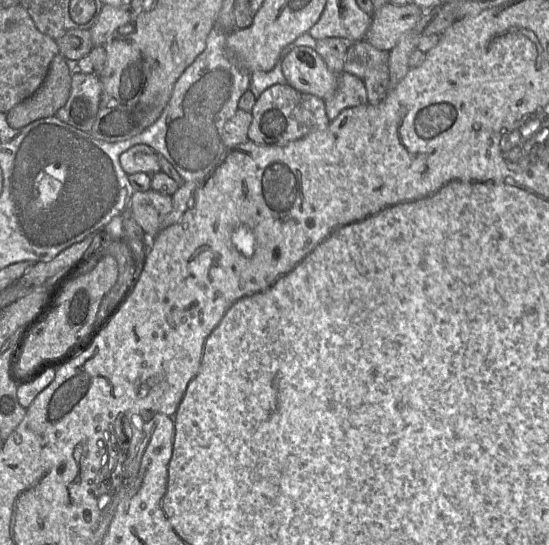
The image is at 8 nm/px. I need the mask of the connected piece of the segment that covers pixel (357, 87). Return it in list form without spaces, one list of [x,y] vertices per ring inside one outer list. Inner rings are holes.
[[[343,71],[338,74],[336,91],[324,102],[326,115],[330,121],[334,120],[346,108],[368,104],[364,81]]]

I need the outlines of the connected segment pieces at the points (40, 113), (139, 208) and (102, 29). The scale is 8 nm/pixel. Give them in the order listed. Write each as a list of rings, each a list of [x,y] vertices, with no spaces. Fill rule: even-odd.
[[[57,54],[40,88],[6,113],[8,124],[20,129],[42,118],[55,116],[70,95],[72,72],[65,57]]]
[[[152,189],[134,192],[129,207],[146,237],[153,239],[160,231],[160,225],[171,212],[172,196],[162,195]]]
[[[104,4],[94,26],[89,30],[94,46],[104,46],[117,29],[133,21],[130,9]]]

